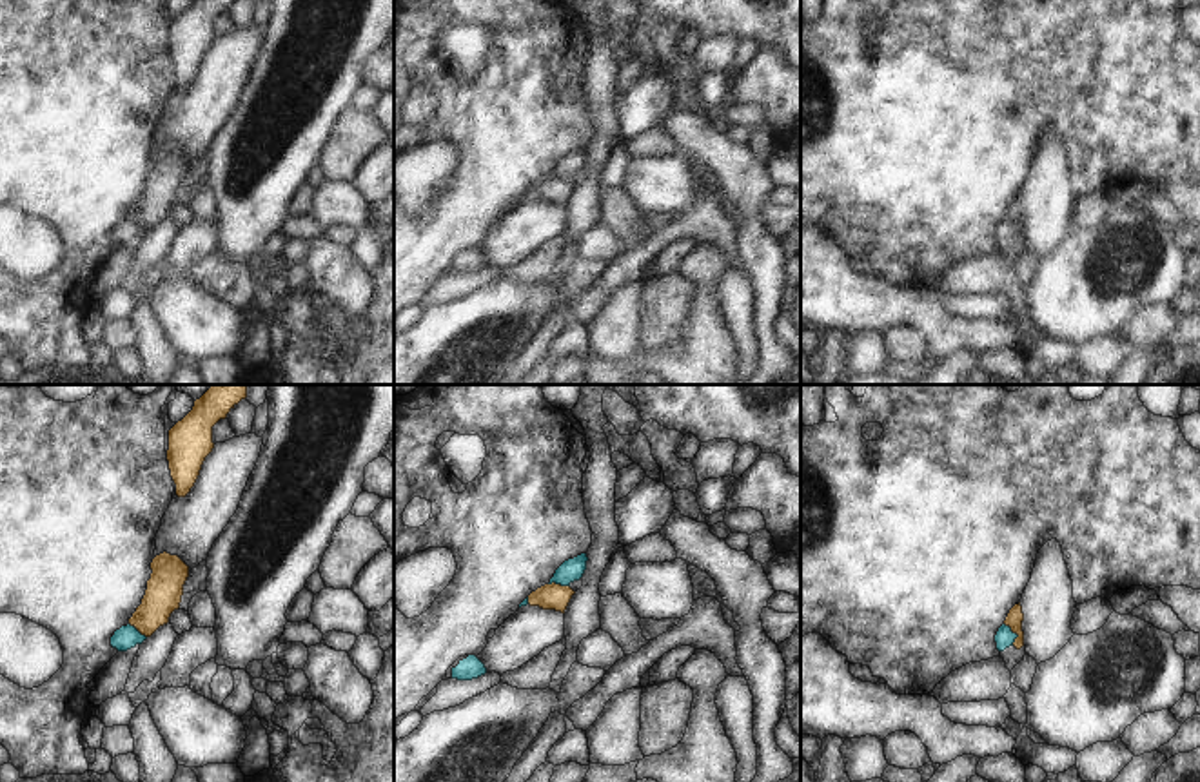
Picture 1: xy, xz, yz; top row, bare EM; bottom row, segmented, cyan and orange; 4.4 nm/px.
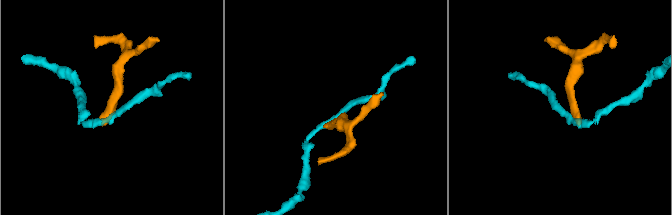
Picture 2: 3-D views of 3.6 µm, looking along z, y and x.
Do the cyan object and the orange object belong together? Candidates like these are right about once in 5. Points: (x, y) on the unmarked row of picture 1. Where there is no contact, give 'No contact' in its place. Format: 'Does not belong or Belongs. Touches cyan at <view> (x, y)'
Does not belong. Touches cyan at yz (1015, 227)

